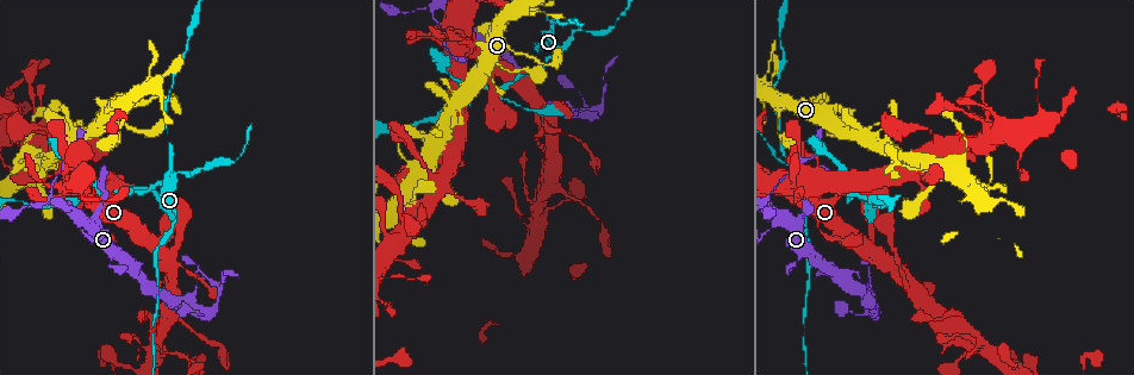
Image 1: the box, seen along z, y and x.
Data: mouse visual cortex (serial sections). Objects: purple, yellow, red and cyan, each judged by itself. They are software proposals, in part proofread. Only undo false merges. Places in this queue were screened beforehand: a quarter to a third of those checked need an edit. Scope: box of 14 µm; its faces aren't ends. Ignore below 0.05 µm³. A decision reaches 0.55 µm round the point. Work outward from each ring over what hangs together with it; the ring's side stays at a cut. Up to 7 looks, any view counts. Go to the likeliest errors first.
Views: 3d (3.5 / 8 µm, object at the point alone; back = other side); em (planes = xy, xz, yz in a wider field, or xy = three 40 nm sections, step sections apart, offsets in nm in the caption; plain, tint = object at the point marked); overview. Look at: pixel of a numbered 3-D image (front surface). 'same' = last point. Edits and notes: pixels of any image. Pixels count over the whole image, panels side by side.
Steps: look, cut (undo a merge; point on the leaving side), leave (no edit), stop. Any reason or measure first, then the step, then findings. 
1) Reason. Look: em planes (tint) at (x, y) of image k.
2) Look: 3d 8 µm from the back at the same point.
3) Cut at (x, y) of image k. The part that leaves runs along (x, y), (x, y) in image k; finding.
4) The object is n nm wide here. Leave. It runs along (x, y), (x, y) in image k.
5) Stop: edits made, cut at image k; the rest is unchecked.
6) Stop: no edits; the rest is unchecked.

Three arms meet. Look: 3d 3.5 µm at (558, 47) of image 1.

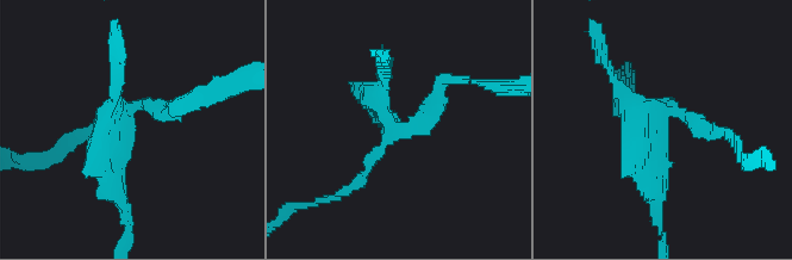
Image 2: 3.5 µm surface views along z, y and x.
3 arms meet here; the arms are 150, 200, 250 nm wide; need the tissue. Look: em xy step 5 (tint) at (132, 107) of image 2.

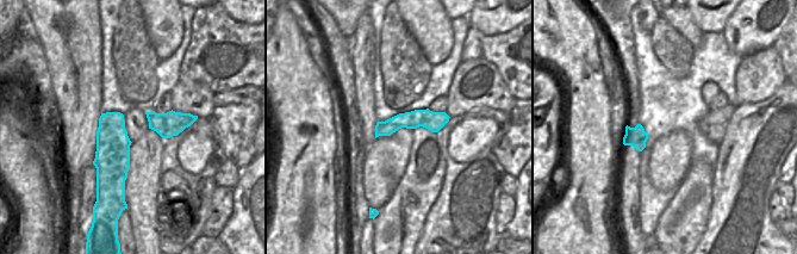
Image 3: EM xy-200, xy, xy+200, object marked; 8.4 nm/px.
Look: em planes (tint) at the same point.

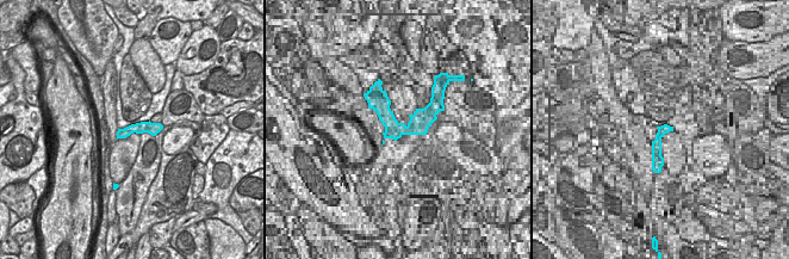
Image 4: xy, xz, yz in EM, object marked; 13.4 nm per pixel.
Cut at (700, 132) of image 2. The part that leaves runs along (671, 112), (725, 130), (741, 156) in image 2; two cells meet here.

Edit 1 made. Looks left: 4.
Redraw. Look: overview.

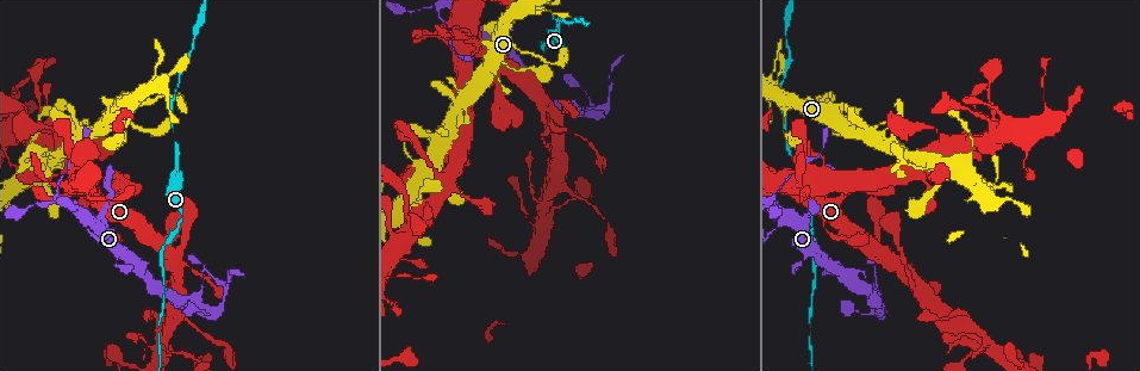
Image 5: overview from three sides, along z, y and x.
Thick turns thin. Look: 3d 3.5 µm at (437, 13) of image 5.

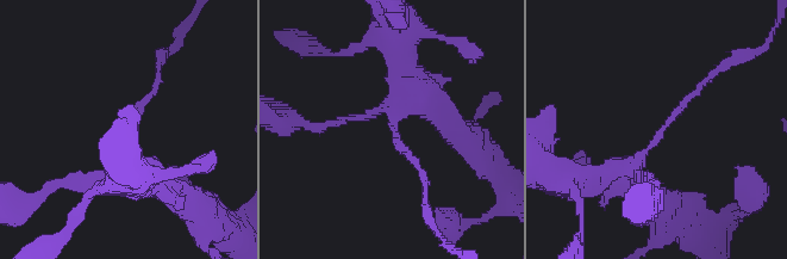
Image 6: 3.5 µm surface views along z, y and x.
3 arms meet here; the arms are 150, 150, 300 nm wide; need the tissue. Look: em planes (tint) at (392, 121) of image 6.

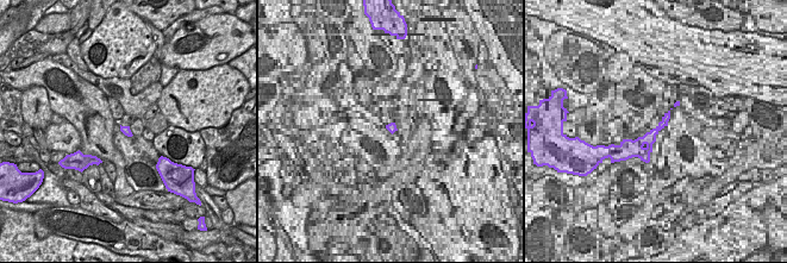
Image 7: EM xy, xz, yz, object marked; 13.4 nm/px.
Cut at (399, 146) of image 6. The part that leaves runs along (392, 123), (395, 145), (422, 172), (425, 199) in image 6; a second cell is stuck on.

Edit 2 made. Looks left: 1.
Stop: edits made, cut at image 2, cut at image 6; the rest is unchecked.

